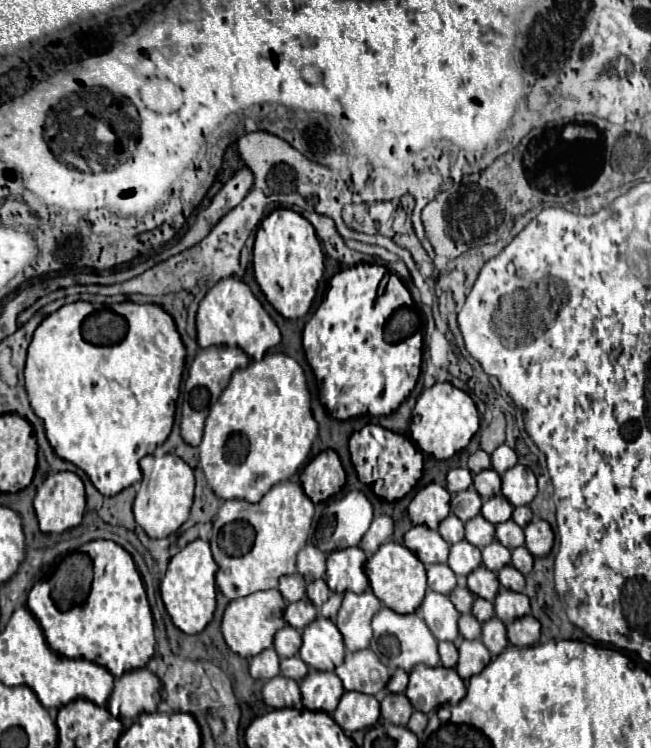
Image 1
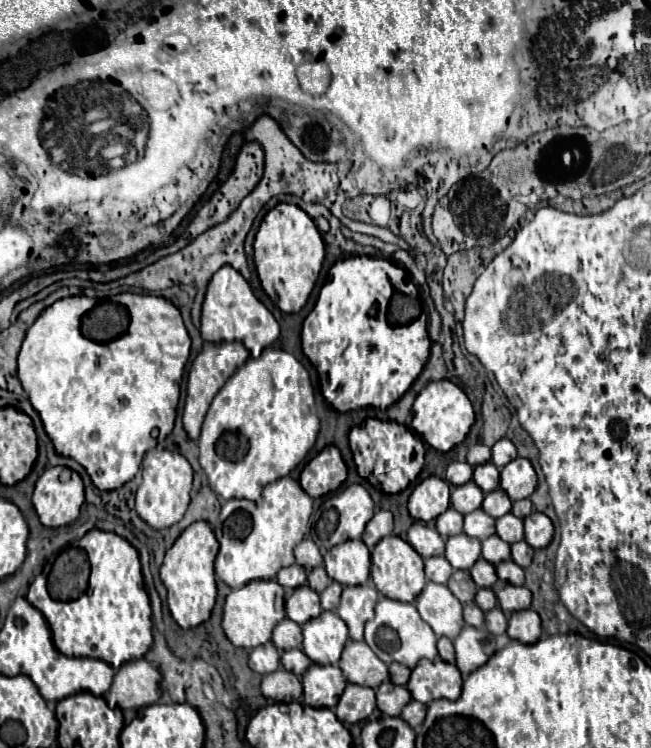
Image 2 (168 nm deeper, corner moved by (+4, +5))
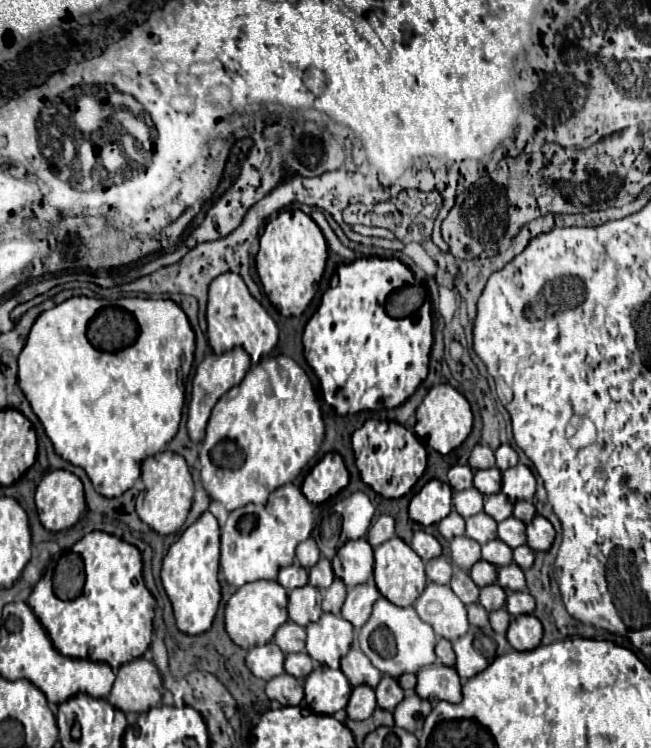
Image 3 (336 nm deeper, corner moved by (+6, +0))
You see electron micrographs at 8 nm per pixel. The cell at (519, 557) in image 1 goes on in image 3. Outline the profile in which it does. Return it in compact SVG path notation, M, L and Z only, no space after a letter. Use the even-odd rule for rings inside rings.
M519 546L513 550L513 560L517 566L521 566L521 570L527 570L533 564L535 552L529 546Z

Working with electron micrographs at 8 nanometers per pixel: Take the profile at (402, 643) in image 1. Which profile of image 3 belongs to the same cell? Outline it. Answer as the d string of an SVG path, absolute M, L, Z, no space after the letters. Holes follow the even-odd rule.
M383 596L373 604L373 614L369 622L359 630L359 644L365 656L373 662L373 666L393 678L399 678L405 672L417 674L419 668L437 662L435 656L437 636L433 628L417 616L413 606L401 608L391 604Z

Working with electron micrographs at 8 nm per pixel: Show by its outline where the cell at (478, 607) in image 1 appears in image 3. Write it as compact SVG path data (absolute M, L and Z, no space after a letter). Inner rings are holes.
M491 584L491 586L485 586L481 588L481 594L479 594L479 604L487 610L487 612L493 612L493 610L501 610L505 606L505 590L497 584Z

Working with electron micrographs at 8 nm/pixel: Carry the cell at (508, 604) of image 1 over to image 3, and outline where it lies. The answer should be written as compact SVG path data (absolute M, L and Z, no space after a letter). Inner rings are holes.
M511 592L507 596L507 602L505 602L505 610L511 614L511 616L521 616L521 614L531 614L535 608L535 600L529 592Z

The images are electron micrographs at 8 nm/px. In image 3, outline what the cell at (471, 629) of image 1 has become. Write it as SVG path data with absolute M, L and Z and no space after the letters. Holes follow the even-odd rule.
M469 604L467 618L469 618L471 626L483 626L483 624L487 624L487 610L479 604Z

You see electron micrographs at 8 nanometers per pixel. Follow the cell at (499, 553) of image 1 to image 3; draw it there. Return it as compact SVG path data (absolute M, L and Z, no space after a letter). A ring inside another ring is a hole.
M495 538L495 540L481 546L481 558L485 562L501 568L501 566L507 566L513 562L513 550L503 540Z

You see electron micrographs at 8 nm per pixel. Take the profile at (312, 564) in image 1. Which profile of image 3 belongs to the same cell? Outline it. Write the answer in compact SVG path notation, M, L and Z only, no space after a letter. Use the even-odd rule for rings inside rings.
M309 538L309 540L305 540L305 542L301 542L297 546L297 560L307 570L313 568L319 562L319 548L317 548L317 544L315 544L313 538Z

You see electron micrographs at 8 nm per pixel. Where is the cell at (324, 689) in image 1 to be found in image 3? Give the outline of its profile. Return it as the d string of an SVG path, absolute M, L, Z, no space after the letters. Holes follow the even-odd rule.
M317 664L305 678L305 702L315 714L335 714L347 706L353 686L341 670Z

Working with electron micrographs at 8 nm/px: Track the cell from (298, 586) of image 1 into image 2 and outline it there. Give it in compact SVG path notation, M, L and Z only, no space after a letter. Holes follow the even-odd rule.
M293 563L293 565L289 565L289 567L285 567L285 569L281 569L281 571L277 573L277 581L279 581L285 589L295 589L295 587L307 583L307 573L305 573L305 569L303 569L301 565Z

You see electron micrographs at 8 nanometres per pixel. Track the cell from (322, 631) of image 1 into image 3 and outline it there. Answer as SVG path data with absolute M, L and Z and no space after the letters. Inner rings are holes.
M323 614L317 622L311 622L307 628L307 654L317 660L319 664L325 664L329 668L339 668L339 660L341 656L347 654L349 646L351 646L351 638L353 638L353 626L335 614Z

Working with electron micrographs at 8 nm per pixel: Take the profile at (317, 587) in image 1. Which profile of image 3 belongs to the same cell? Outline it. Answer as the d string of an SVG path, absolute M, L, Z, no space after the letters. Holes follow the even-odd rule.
M321 558L321 560L317 562L317 566L313 566L313 568L309 570L309 584L315 586L315 588L325 590L327 586L331 586L333 578L335 578L335 576L333 576L333 570L331 570L331 562L329 562L327 558Z

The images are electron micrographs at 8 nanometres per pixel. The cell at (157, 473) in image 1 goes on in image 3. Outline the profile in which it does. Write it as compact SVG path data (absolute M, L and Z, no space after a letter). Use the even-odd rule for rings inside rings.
M169 450L149 456L141 466L141 480L145 488L137 496L139 518L163 536L177 532L185 524L187 512L191 508L191 498L193 498L193 478L185 458Z

